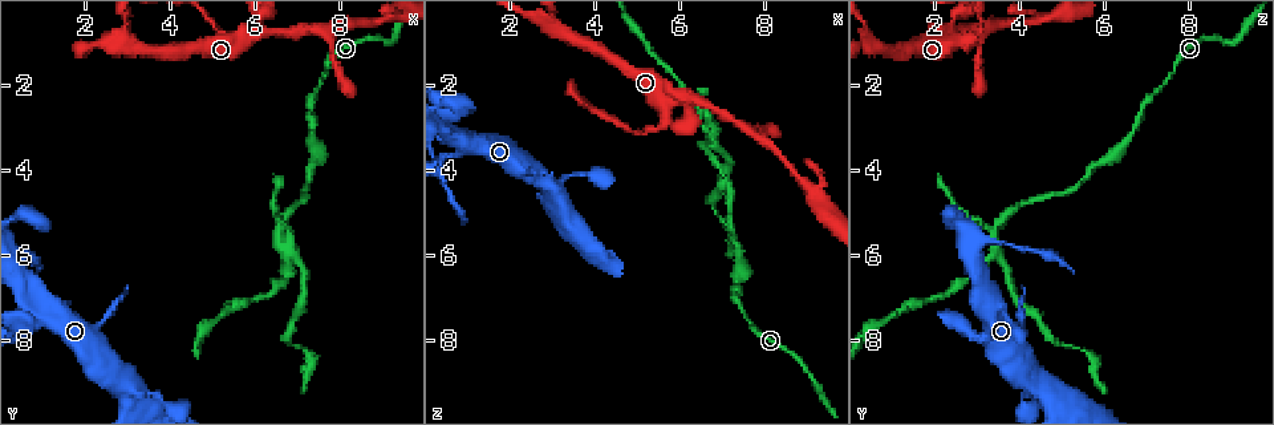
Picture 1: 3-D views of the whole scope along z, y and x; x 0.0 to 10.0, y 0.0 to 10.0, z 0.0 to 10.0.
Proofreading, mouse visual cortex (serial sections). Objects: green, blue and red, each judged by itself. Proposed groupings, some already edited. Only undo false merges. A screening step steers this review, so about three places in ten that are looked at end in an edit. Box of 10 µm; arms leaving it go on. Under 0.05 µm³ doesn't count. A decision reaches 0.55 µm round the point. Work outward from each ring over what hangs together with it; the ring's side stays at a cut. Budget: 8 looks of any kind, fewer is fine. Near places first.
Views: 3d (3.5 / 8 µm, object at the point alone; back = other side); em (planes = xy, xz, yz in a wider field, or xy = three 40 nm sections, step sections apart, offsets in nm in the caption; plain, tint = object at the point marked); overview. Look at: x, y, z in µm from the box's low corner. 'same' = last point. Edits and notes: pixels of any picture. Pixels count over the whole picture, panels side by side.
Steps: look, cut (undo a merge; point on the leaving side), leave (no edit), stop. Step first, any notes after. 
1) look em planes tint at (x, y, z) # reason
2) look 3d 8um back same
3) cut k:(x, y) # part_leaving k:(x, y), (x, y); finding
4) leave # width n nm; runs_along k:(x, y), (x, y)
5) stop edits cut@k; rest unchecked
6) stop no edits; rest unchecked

look 3d 3.5um at (7.60, 0.80, 3.05) # three arms meet

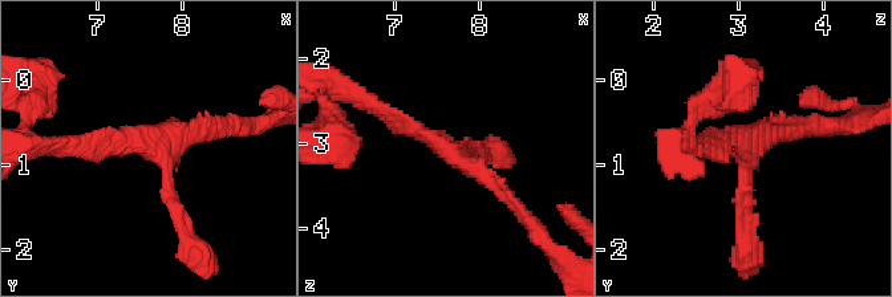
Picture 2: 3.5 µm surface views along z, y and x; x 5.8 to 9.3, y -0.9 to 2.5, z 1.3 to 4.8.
look em planes tint at (7.65, 0.75, 3.05) # arms 3; arm_widths 150, 200, 200 nm

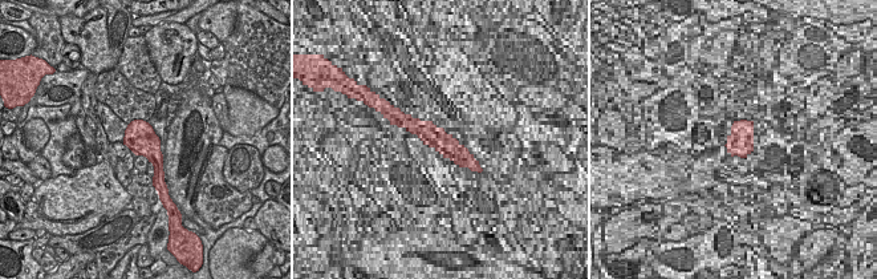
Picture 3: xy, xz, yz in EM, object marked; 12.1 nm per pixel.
leave # runs_along 2:(373, 105), (450, 149), (515, 207); one cell here

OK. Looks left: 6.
look 3d 3.5um at (6.80, 5.85, 3.50) # side arm on a straight run

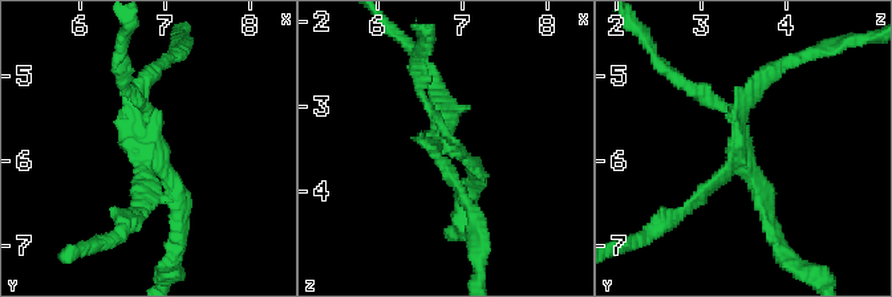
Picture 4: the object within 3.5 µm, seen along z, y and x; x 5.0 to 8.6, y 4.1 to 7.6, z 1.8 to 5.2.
cut 4:(175, 207) # two cells meet here

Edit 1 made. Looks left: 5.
look overview

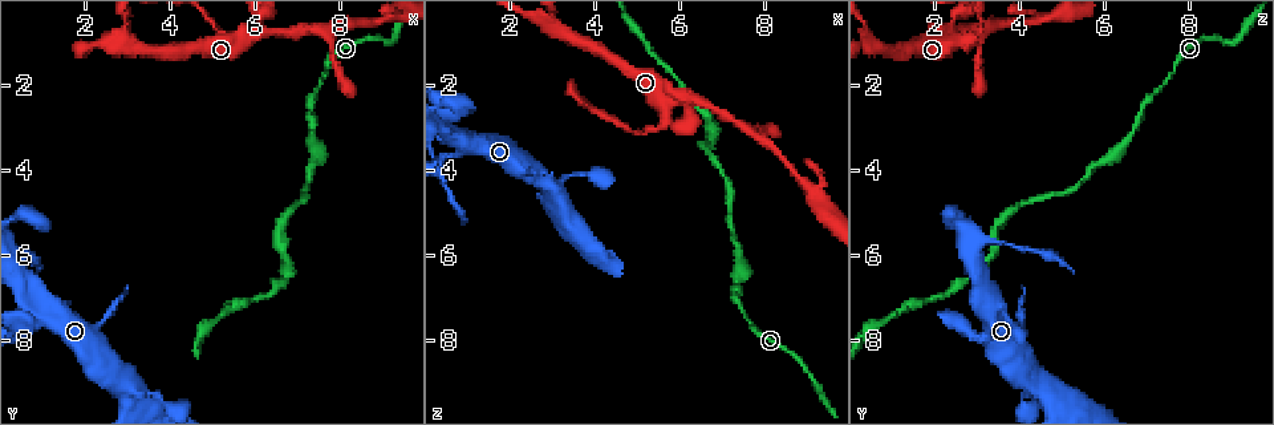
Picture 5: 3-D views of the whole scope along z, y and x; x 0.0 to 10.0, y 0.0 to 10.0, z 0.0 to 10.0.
look 3d 3.5um at (5.60, 0.85, 2.90) # abrupt turn

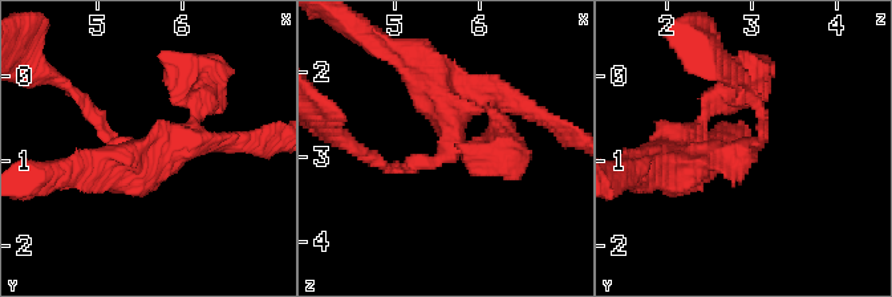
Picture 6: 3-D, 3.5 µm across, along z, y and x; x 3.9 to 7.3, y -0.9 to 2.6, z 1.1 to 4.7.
look em planes tint at (5.60, 0.85, 2.95) # arm_widths 150, 500 nm; need the tissue

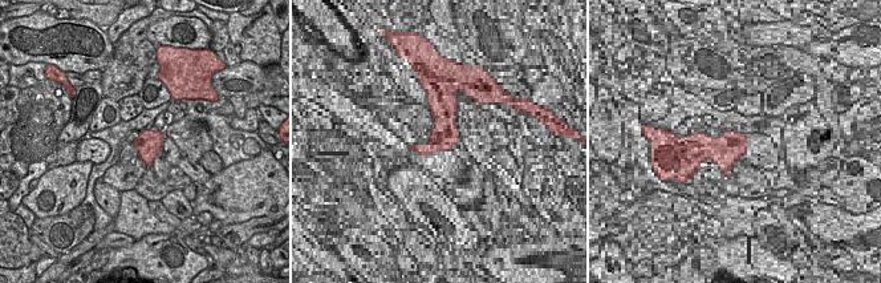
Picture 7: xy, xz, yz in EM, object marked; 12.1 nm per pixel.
leave # runs_along 6:(668, 167), (753, 147), (757, 102); one cell here

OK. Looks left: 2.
stop edits cut@4; rest unchecked

